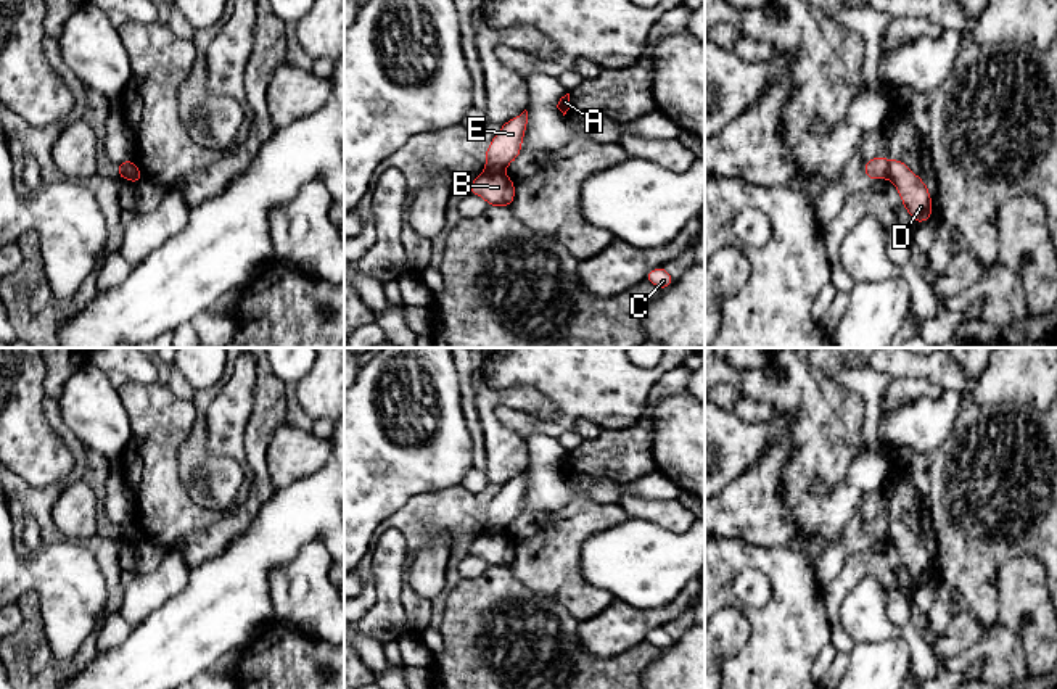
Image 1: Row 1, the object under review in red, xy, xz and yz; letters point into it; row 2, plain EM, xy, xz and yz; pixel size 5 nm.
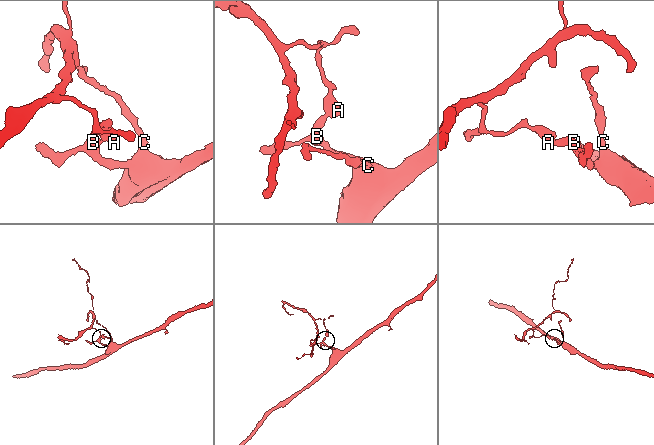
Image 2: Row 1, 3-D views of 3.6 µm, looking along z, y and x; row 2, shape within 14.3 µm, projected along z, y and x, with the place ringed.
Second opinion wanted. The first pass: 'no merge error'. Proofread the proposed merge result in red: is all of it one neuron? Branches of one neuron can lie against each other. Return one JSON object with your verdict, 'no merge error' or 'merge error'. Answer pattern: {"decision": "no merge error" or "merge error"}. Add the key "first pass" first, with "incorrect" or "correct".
{"first pass": "incorrect", "decision": "merge error"}

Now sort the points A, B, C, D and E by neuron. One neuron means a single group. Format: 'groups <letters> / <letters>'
groups A E / B C D

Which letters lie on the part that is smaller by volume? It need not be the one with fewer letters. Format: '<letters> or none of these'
A, E

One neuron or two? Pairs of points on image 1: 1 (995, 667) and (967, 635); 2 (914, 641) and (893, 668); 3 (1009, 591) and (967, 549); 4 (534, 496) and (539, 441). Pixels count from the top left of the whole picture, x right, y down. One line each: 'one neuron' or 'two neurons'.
1: two neurons
2: two neurons
3: two neurons
4: one neuron

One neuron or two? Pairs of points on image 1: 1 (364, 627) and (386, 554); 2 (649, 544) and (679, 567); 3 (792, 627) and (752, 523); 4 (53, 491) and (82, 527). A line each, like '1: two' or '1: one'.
1: one
2: one
3: two
4: two

